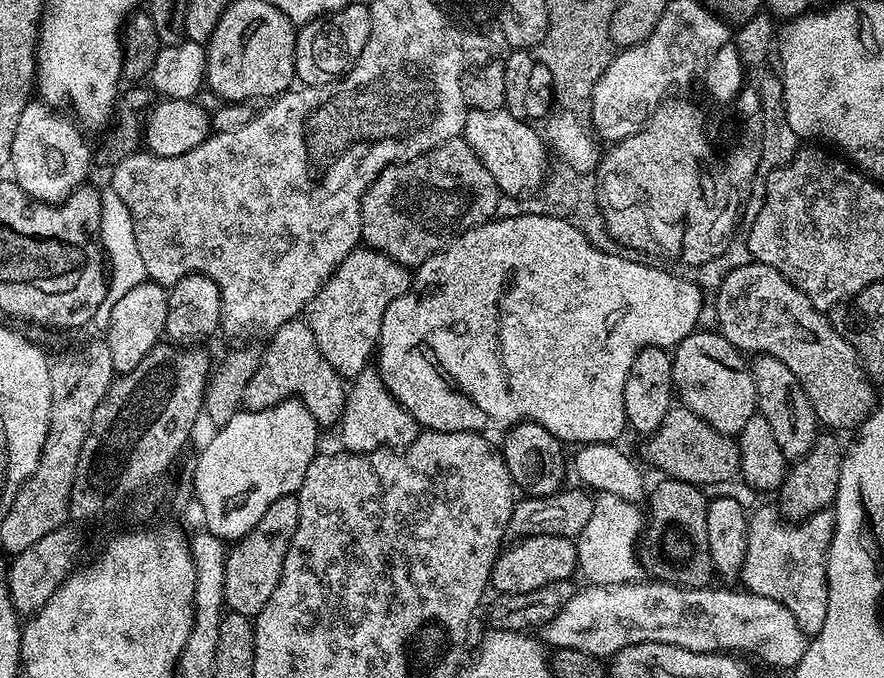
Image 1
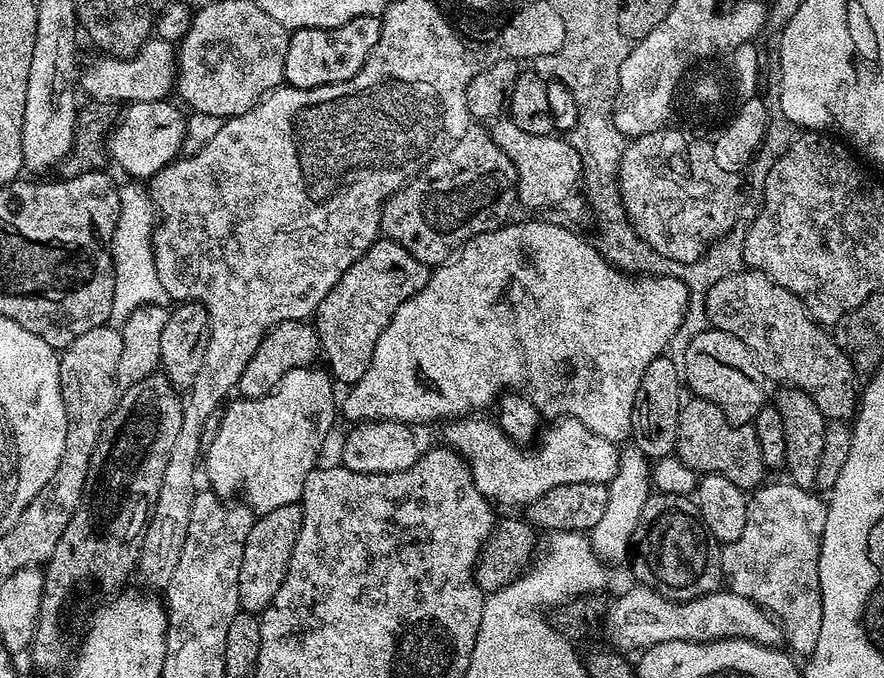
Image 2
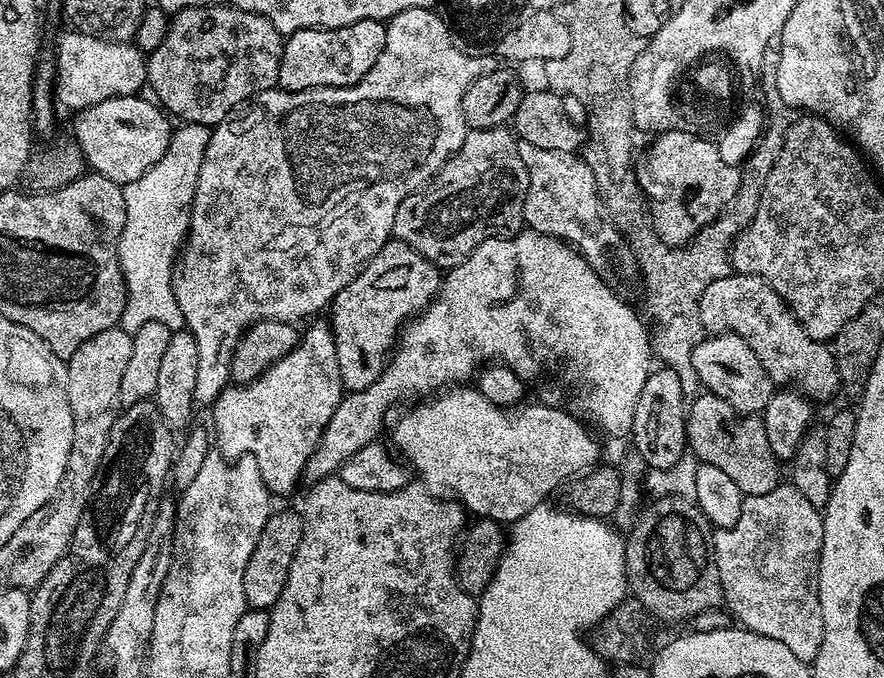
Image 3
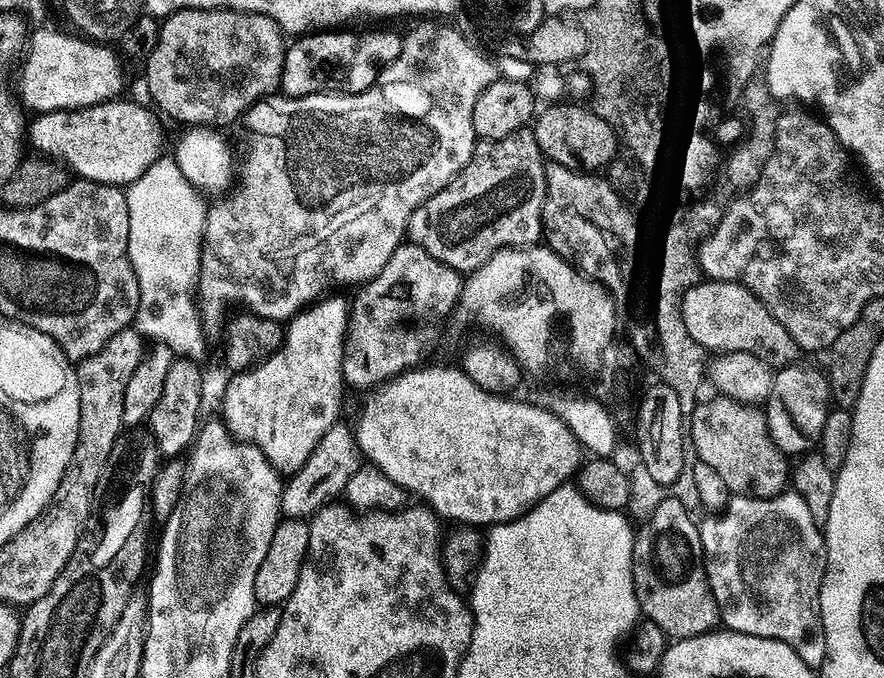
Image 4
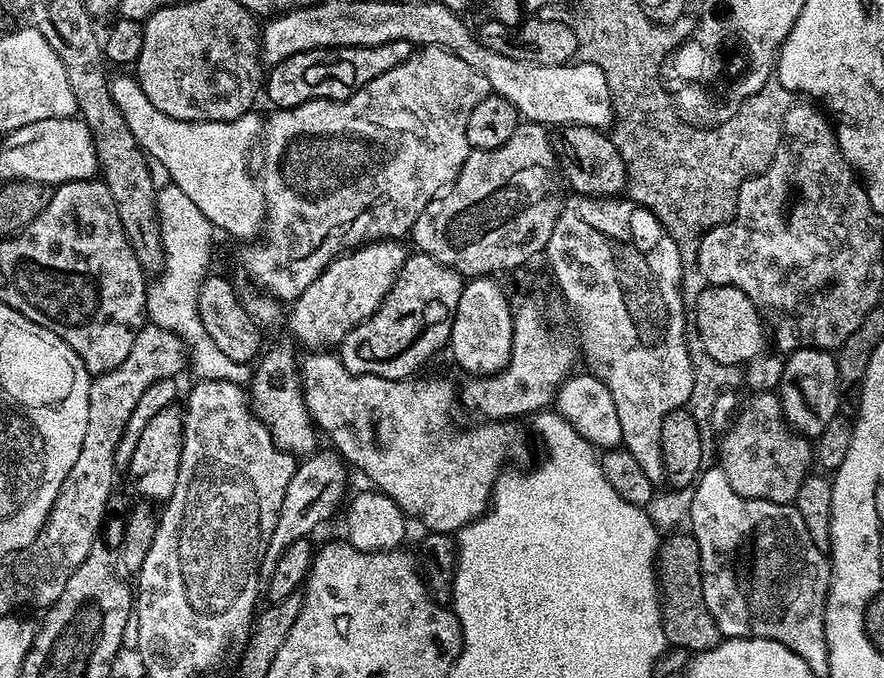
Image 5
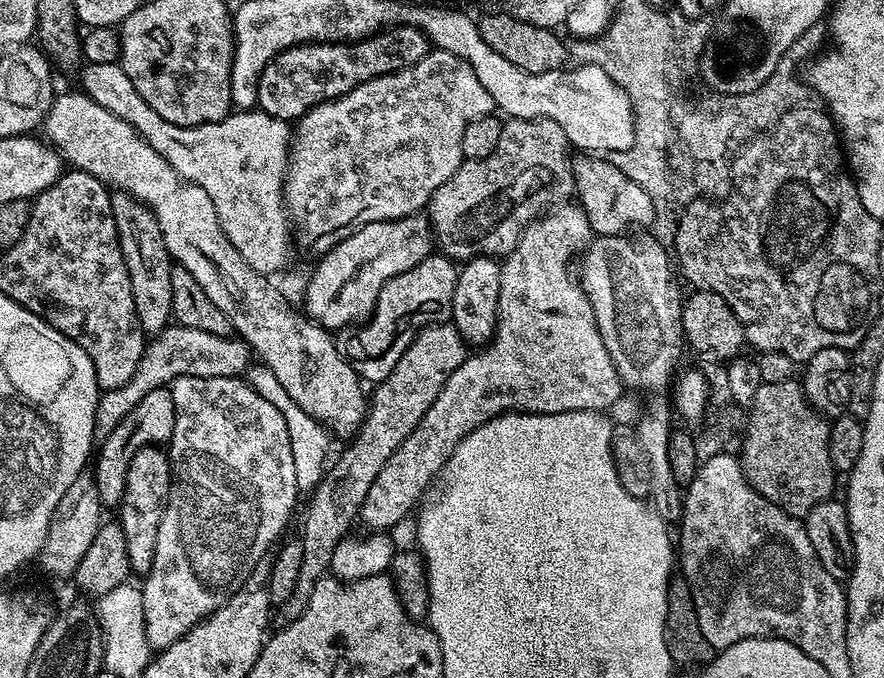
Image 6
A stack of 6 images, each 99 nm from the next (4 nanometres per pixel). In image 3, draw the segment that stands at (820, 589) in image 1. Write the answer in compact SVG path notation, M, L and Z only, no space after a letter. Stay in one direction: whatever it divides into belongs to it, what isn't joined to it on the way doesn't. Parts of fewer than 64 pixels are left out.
M781 482L777 488L770 490L770 494L758 494L757 496L744 496L741 502L741 514L738 522L732 528L721 528L712 532L710 536L710 555L716 562L716 569L720 575L720 585L724 591L723 603L727 611L733 617L736 616L741 625L750 632L757 632L766 638L774 638L774 642L782 642L799 660L811 662L816 659L818 650L822 650L822 638L824 637L824 623L822 622L822 602L818 590L818 574L820 573L820 551L822 550L822 538L824 537L824 518L821 509L810 506L802 494L792 487L791 483Z

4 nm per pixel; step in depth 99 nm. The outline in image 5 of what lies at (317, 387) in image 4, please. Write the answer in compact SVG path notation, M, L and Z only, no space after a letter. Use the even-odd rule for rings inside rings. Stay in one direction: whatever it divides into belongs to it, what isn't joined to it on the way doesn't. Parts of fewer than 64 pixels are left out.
M399 239L365 242L359 248L351 249L330 261L326 270L322 270L322 274L318 274L318 278L314 278L314 282L310 282L310 286L306 286L306 290L302 290L300 297L291 305L292 317L289 318L288 324L292 327L293 334L302 343L309 344L309 349L320 350L325 346L339 345L344 336L350 334L350 330L370 319L380 309L380 303L386 298L400 267L408 261L409 249L404 249L400 244L403 243ZM272 352L268 357L266 356L255 365L252 374L250 407L256 417L270 430L276 445L297 458L307 457L317 451L318 429L312 423L312 415L309 414L304 401L304 390L300 386L297 361L295 359L292 361L292 356L288 352Z

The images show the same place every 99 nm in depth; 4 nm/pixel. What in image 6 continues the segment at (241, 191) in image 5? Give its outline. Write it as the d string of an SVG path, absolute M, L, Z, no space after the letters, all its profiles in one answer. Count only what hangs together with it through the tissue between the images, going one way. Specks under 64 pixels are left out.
M85 63L83 67L79 87L84 95L98 102L98 106L110 110L110 114L122 118L122 122L130 125L139 139L154 146L154 150L158 150L158 154L162 154L162 158L166 158L166 162L174 166L182 179L202 186L202 190L210 194L210 202L214 202L214 210L226 238L230 238L234 250L238 250L238 254L246 258L248 265L265 274L282 271L288 264L288 255L292 248L294 252L294 232L290 227L290 213L284 202L284 181L288 175L293 133L289 121L279 120L259 110L236 110L217 124L196 124L192 128L174 126L174 122L166 122L166 118L157 114L150 107L150 102L146 102L146 98L142 98L138 90L134 90L130 78L126 78L126 70L122 70L119 63Z

